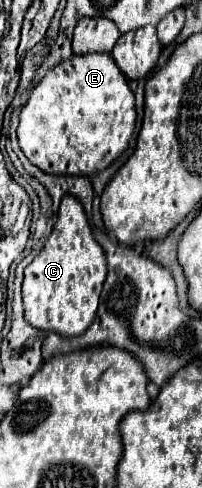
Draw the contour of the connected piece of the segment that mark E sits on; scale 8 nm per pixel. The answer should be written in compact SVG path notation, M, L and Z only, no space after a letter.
M87 54L71 56L63 60L33 88L27 104L19 114L17 138L23 154L31 164L47 174L73 174L73 176L93 176L105 170L125 148L133 136L137 122L135 96L127 84L123 72L111 60L111 54Z

